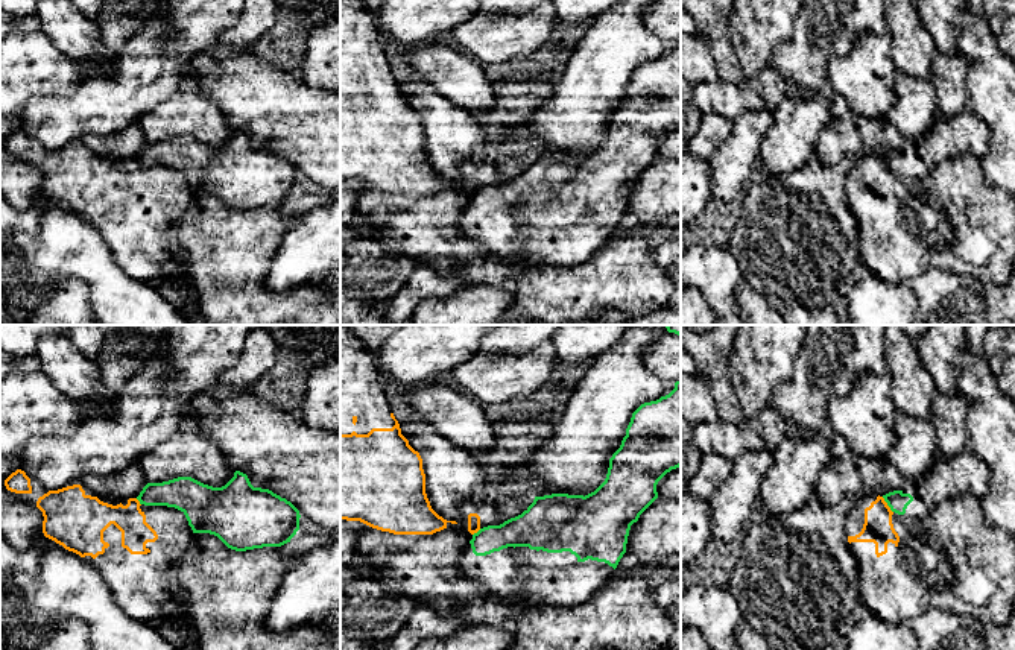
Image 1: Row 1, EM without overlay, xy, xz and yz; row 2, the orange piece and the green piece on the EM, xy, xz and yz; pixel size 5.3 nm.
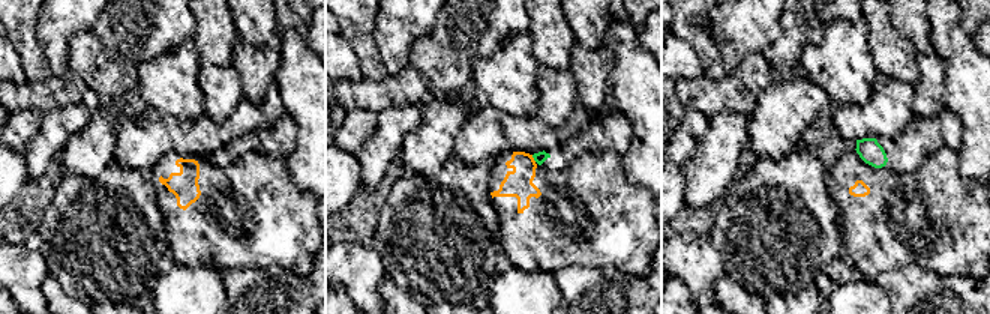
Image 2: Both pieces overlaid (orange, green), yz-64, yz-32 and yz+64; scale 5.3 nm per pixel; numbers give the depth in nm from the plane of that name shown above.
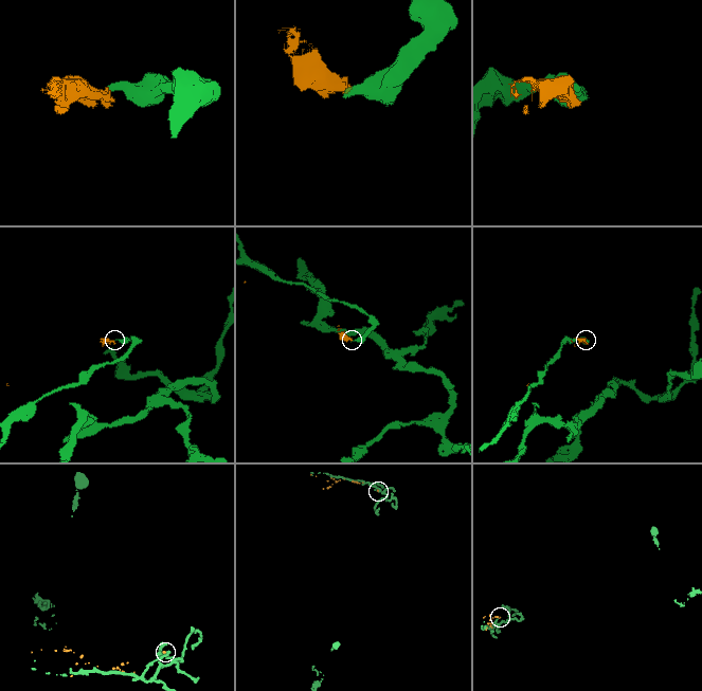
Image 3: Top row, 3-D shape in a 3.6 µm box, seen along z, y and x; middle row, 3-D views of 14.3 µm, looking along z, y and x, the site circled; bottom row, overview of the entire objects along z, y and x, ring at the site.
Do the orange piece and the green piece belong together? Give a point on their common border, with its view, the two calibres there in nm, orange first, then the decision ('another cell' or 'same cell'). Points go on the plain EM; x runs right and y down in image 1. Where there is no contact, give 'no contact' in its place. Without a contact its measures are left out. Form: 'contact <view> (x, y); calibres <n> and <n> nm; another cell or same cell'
contact yz (886, 164); calibres 160 and 110 nm; another cell

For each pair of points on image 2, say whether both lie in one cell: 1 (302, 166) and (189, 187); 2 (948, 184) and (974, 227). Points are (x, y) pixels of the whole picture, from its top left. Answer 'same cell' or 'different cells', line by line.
1: different cells
2: same cell

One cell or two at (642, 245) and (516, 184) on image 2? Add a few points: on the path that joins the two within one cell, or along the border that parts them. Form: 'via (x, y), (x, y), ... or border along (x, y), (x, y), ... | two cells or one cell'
via (611, 230), (593, 230), (548, 196) | one cell

